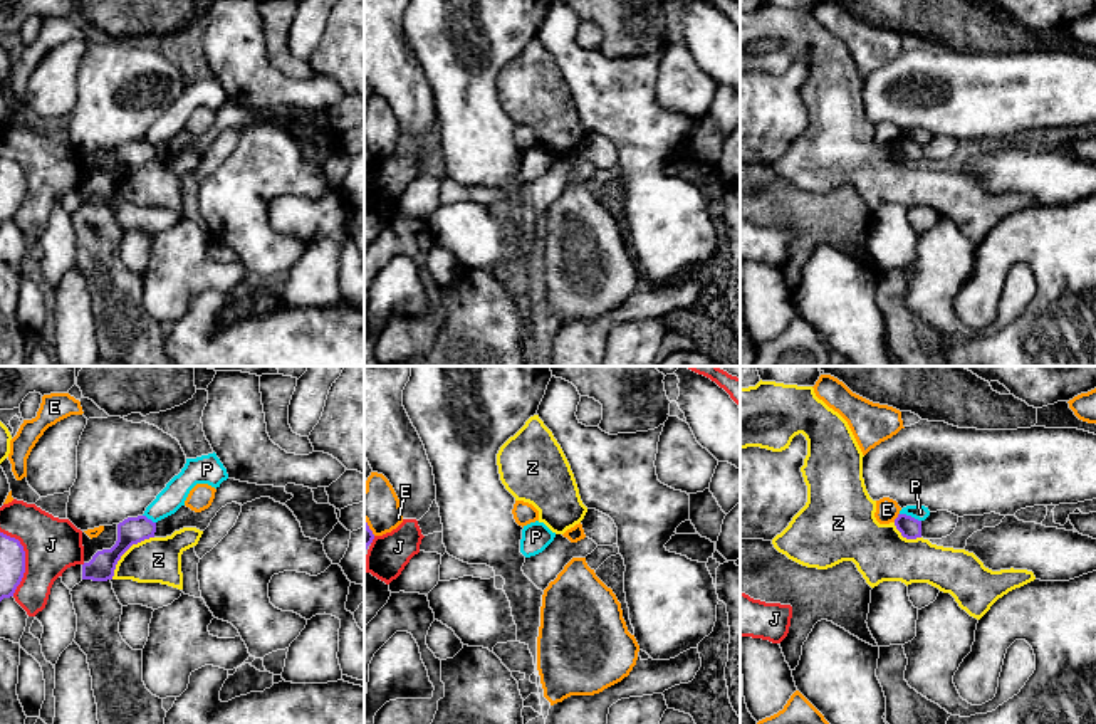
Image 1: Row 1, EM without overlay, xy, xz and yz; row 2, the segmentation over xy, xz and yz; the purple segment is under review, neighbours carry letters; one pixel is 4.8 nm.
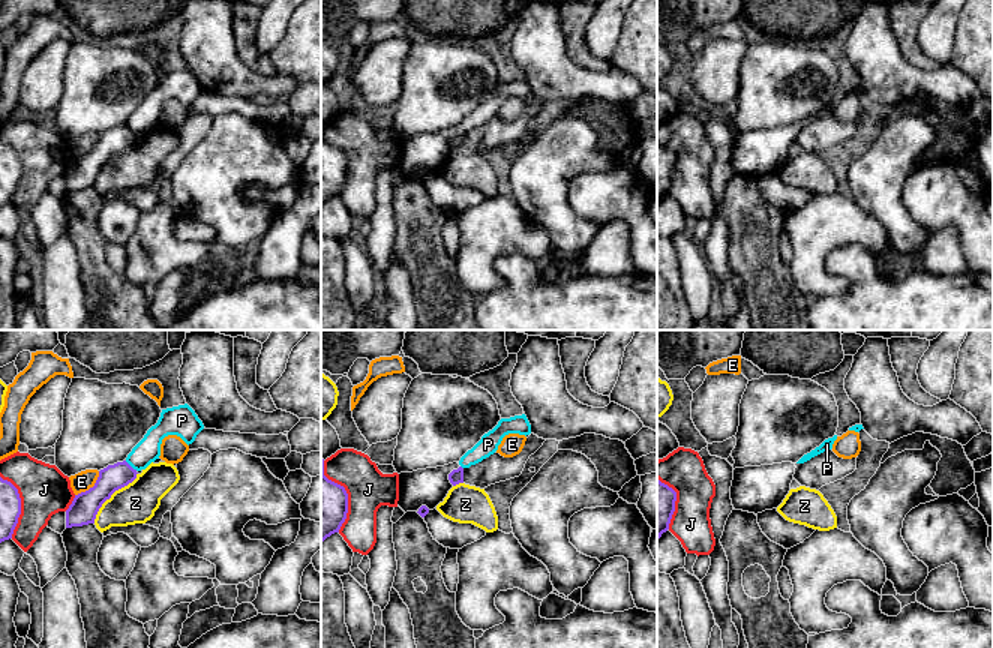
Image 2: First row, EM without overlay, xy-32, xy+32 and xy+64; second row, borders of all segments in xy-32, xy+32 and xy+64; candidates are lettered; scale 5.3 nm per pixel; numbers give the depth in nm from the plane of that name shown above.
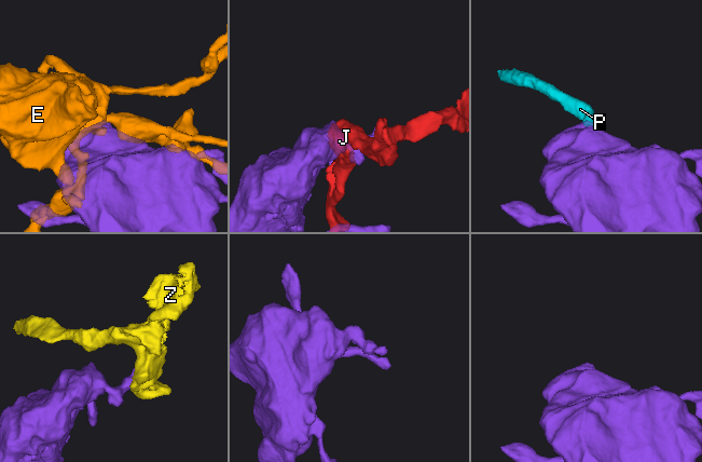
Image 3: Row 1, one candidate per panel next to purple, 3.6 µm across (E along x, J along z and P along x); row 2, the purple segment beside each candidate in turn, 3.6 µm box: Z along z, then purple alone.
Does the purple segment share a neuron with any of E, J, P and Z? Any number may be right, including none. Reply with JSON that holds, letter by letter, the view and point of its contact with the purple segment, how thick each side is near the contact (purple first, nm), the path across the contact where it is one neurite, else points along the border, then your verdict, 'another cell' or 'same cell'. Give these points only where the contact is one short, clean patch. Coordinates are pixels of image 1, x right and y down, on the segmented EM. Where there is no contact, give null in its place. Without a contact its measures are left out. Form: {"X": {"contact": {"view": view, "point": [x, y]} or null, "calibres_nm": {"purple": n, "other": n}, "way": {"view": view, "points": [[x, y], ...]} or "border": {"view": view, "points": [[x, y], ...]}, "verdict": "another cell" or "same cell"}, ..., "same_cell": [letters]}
{"E": {"contact": {"view": "yz", "point": [897, 518]}, "calibres_nm": {"purple": 110, "other": 110}, "verdict": "another cell"}, "J": {"contact": {"view": "xy", "point": [24, 560]}, "calibres_nm": {"purple": 130, "other": 260}, "verdict": "another cell"}, "P": {"contact": {"view": "yz", "point": [910, 516]}, "calibres_nm": {"purple": 110, "other": 70}, "border": {"view": "yz", "points": [[900, 513], [920, 521]]}, "verdict": "another cell"}, "Z": {"contact": {"view": "xy", "point": [126, 550]}, "calibres_nm": {"purple": 130, "other": 220}, "verdict": "another cell"}, "same_cell": []}

